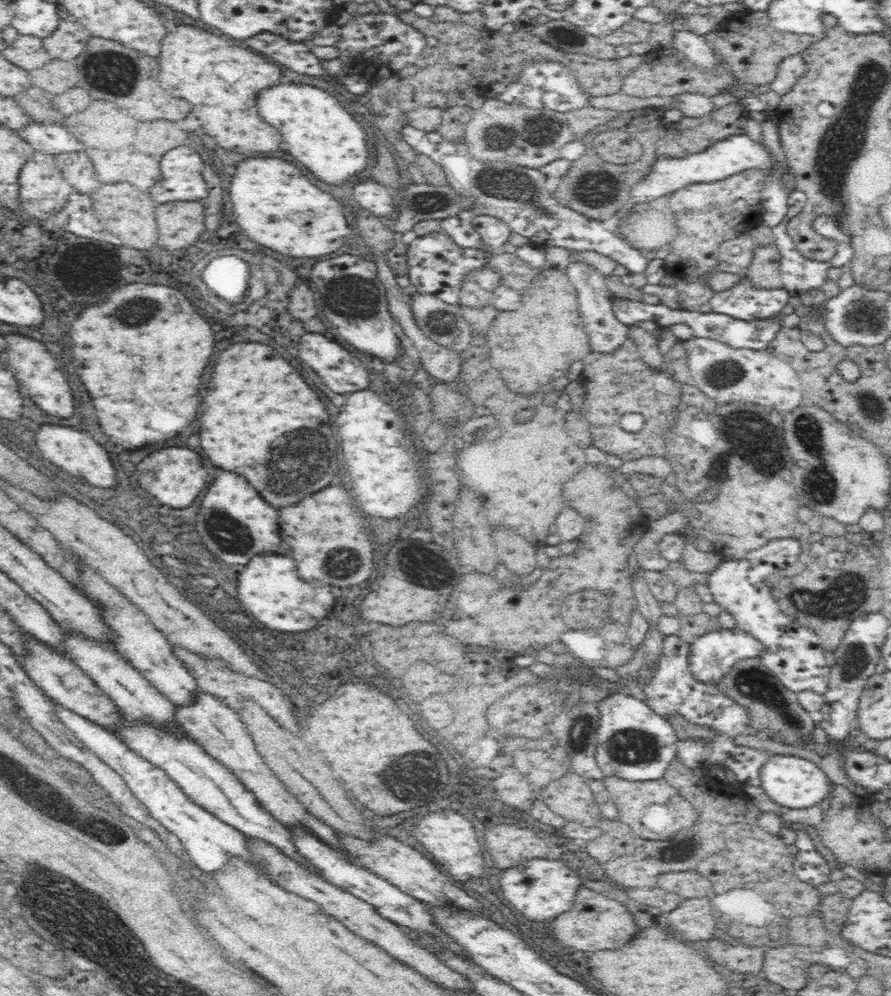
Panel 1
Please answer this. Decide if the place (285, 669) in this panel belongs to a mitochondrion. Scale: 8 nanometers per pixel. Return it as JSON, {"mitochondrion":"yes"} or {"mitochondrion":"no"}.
{"mitochondrion":"yes"}

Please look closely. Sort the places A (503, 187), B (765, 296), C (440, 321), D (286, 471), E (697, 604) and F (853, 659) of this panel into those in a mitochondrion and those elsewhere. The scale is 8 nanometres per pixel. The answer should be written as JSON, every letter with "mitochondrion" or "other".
{"A":"mitochondrion","B":"other","C":"mitochondrion","D":"mitochondrion","E":"other","F":"mitochondrion"}

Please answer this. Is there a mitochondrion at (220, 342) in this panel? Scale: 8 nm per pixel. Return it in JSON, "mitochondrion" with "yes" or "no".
{"mitochondrion":"no"}

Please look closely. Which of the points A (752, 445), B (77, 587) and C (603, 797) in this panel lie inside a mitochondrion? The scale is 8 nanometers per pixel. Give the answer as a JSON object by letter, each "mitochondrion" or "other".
{"A":"mitochondrion","B":"other","C":"other"}

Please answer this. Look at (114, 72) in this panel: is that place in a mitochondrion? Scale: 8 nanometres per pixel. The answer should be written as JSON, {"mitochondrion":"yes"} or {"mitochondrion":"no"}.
{"mitochondrion":"yes"}

